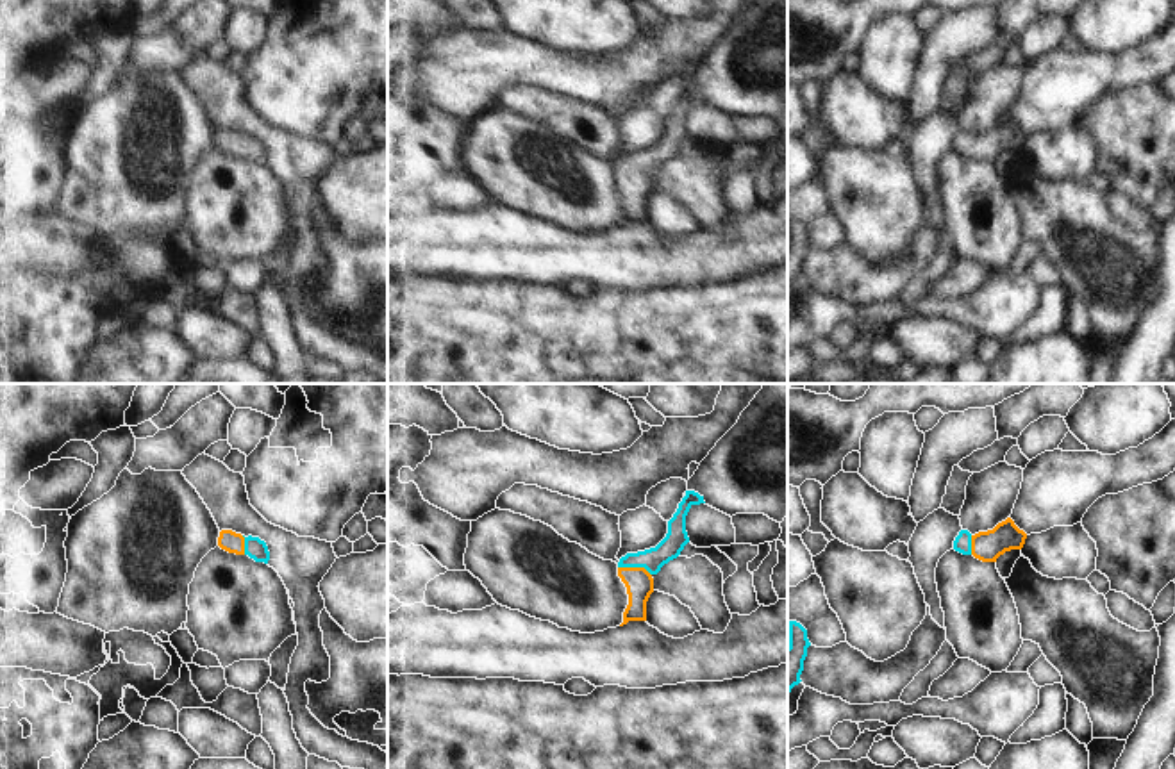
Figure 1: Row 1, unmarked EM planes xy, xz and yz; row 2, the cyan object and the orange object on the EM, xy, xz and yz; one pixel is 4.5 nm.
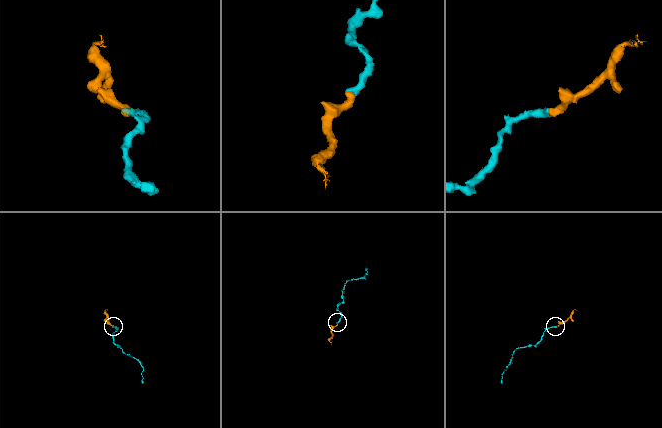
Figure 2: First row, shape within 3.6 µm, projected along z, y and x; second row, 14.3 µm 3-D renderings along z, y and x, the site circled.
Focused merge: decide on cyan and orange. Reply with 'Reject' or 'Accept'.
Accept.

